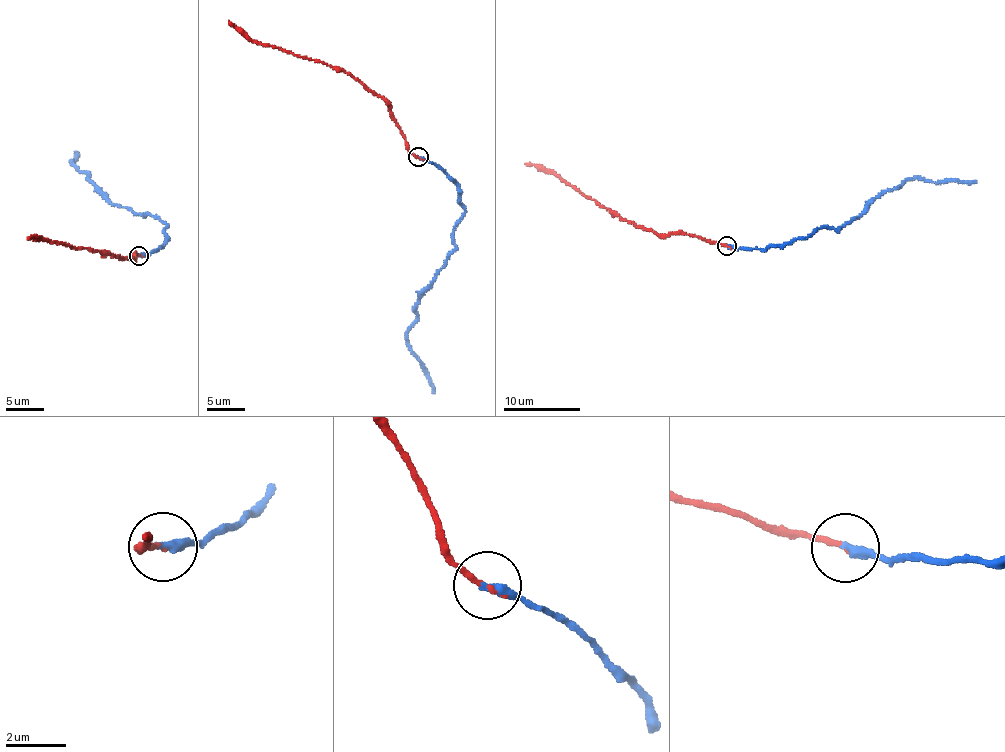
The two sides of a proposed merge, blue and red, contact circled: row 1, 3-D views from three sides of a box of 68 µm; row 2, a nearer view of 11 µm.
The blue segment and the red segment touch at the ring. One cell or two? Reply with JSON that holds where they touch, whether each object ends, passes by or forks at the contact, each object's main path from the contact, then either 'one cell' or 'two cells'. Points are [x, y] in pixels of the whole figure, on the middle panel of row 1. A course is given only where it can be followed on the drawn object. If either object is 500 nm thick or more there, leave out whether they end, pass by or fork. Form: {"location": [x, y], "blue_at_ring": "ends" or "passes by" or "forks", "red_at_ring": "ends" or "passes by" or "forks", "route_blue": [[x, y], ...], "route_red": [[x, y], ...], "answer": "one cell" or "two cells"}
{"location": [418, 157], "blue_at_ring": "ends", "red_at_ring": "ends", "route_blue": [[418, 158], [458, 186], [465, 210], [454, 232], [455, 249], [421, 295], [407, 333], [409, 350], [435, 393]], "route_red": [[418, 158], [407, 148], [390, 105], [383, 98], [342, 70], [253, 42], [228, 20]], "answer": "one cell"}

